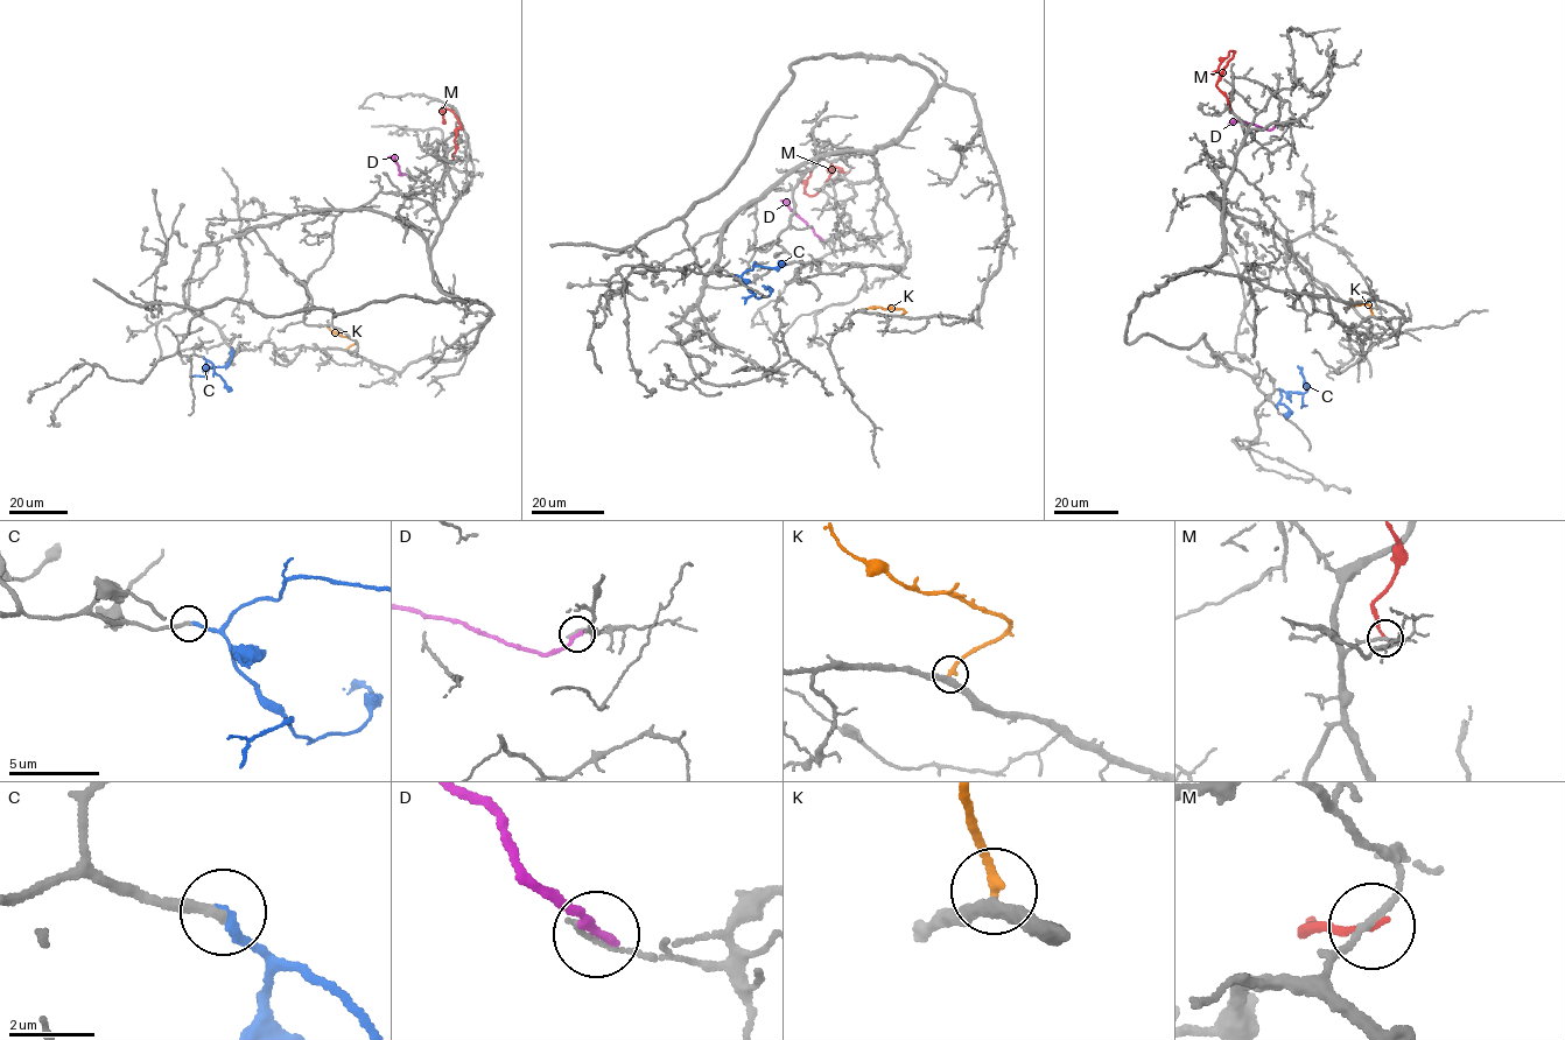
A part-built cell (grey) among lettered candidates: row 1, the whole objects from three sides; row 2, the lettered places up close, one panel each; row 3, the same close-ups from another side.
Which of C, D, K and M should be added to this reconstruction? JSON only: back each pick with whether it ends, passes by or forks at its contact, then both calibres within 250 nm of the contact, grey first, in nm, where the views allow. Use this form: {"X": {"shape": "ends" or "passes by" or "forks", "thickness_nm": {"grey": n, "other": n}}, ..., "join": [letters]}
{"C": {"shape": "ends", "thickness_nm": {"grey": 200, "other": 240}}, "K": {"shape": "ends", "thickness_nm": {"grey": 320, "other": 240}}, "join": ["C", "K"]}

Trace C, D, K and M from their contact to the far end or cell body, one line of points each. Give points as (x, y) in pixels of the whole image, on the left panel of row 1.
C: (203, 357), (210, 369), (225, 365), (231, 359), (231, 348)
D: (404, 174), (399, 174), (393, 157), (388, 157)
K: (346, 350), (356, 341), (334, 332), (328, 325)
M: (454, 160), (454, 141), (460, 125), (455, 113), (443, 106), (443, 123)

